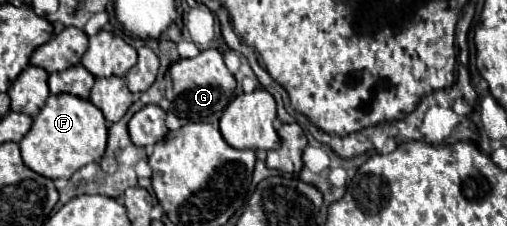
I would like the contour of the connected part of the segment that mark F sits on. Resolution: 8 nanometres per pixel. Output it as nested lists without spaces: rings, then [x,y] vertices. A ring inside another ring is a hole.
[[[68,93],[49,95],[45,107],[33,119],[33,127],[19,145],[21,157],[29,169],[49,179],[69,179],[83,165],[103,157],[107,145],[107,123],[103,113],[87,99]]]

